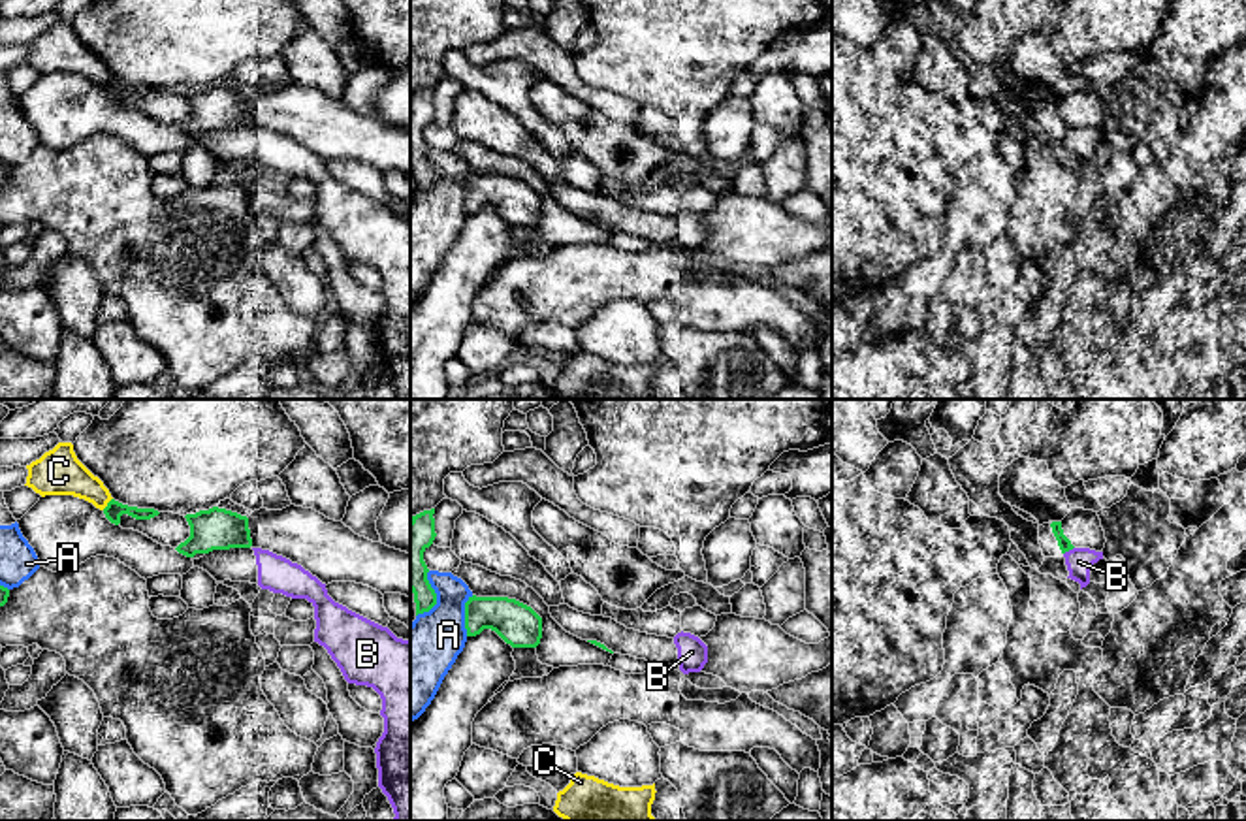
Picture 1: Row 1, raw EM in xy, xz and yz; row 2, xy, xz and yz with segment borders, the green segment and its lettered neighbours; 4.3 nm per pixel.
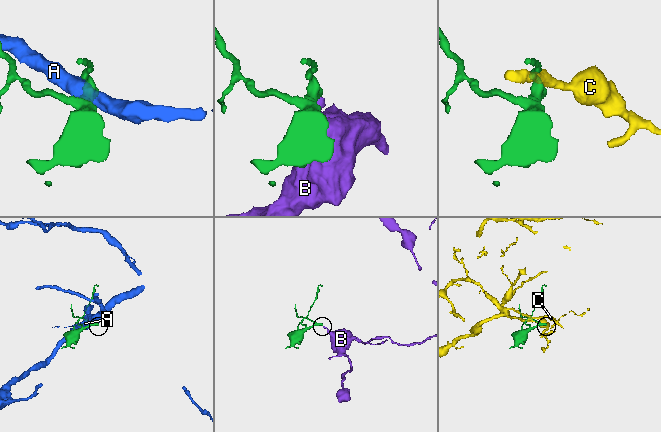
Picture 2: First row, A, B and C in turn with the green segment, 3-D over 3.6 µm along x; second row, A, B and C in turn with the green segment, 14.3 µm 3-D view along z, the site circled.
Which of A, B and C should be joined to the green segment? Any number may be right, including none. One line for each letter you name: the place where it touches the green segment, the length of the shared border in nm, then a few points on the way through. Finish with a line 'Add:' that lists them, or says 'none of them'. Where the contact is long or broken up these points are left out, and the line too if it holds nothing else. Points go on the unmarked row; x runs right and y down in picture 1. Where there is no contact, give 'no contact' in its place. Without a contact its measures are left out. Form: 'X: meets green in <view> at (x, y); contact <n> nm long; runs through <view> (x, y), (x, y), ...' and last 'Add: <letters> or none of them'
Add: none of them

